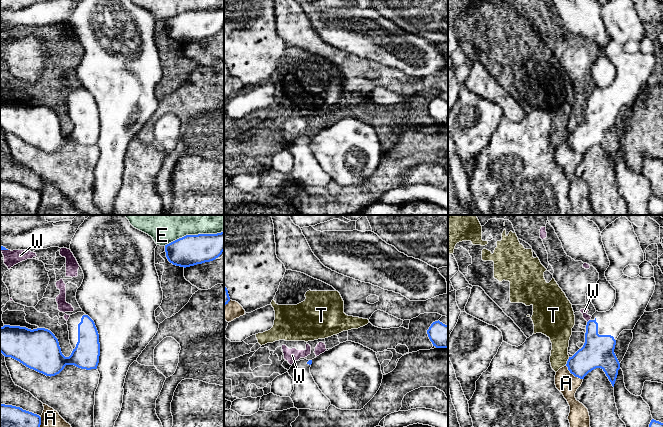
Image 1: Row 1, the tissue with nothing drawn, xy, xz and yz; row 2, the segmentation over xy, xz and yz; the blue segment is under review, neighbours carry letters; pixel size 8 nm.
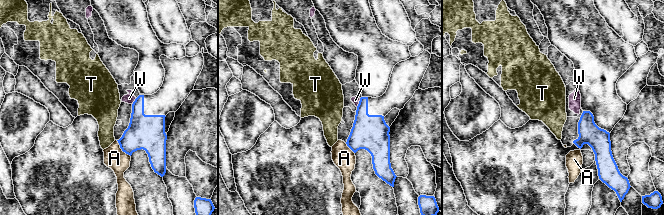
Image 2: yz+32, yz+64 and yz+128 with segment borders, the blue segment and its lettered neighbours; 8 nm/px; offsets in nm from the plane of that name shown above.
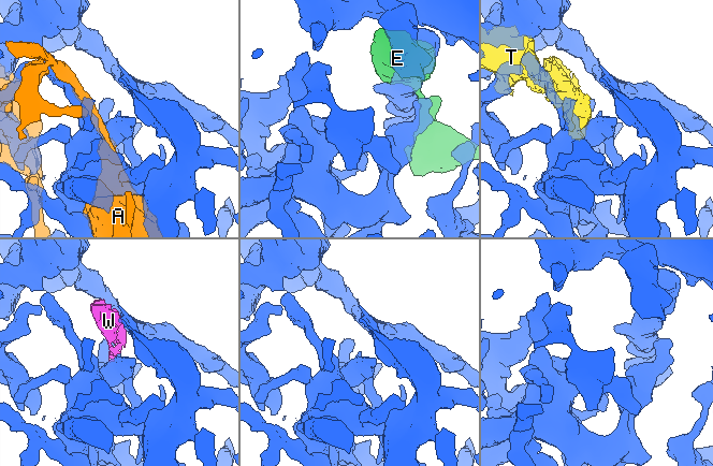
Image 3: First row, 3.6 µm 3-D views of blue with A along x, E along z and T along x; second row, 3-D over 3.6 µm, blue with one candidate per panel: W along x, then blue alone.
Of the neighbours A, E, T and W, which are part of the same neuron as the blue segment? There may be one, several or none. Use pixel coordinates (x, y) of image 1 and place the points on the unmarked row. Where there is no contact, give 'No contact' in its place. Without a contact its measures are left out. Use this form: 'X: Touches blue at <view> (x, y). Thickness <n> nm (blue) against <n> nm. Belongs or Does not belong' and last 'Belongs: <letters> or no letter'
A: Touches blue at yz (573, 150). Thickness 240 nm (blue) against 170 nm. Does not belong
E: Touches blue at xy (193, 11). Thickness 240 nm (blue) against 170 nm. Does not belong
T: Touches blue at yz (567, 137). Thickness 240 nm (blue) against 200 nm. Does not belong
W: Touches blue at yz (588, 97). Thickness 260 nm (blue) against 50 nm. Belongs
Belongs: W

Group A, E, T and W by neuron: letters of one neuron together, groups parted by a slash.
A / E / T / W

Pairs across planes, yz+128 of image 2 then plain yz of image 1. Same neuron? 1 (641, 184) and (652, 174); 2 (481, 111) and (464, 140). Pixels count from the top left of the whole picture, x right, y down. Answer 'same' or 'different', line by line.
1: same
2: same

